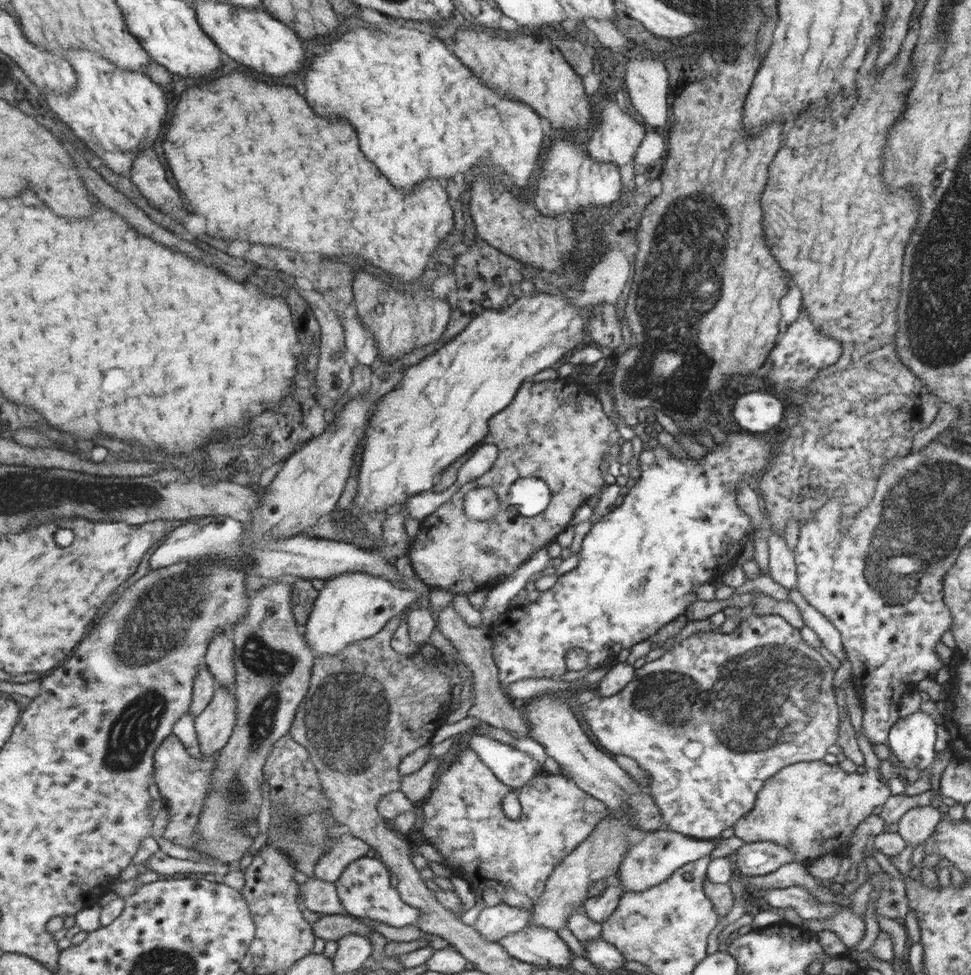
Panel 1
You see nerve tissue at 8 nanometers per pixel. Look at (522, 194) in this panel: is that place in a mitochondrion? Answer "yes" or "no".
no

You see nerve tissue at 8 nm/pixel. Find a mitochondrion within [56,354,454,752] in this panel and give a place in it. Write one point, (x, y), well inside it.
(161, 620)

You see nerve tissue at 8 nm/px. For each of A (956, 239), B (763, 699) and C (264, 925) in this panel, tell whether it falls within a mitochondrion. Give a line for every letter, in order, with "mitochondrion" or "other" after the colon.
A: mitochondrion
B: mitochondrion
C: other

